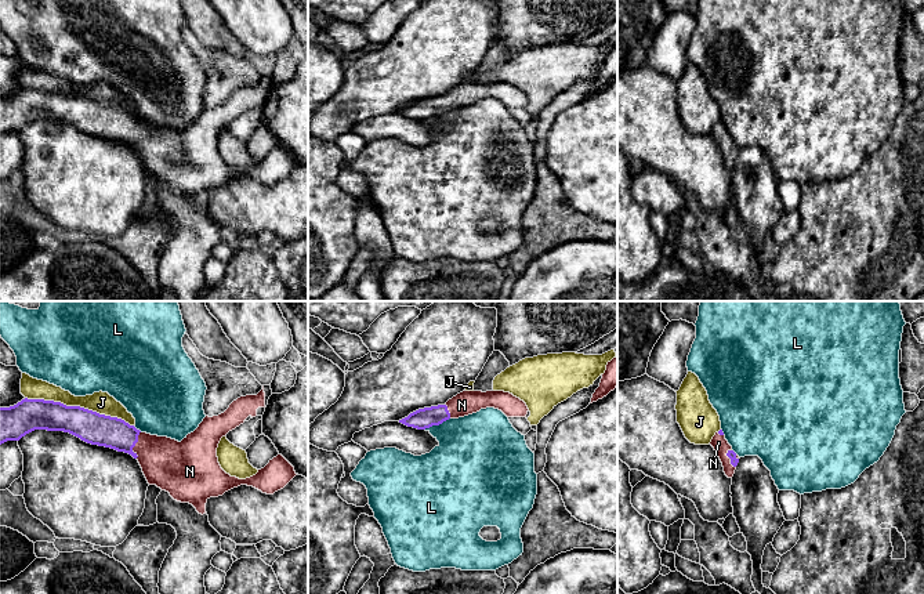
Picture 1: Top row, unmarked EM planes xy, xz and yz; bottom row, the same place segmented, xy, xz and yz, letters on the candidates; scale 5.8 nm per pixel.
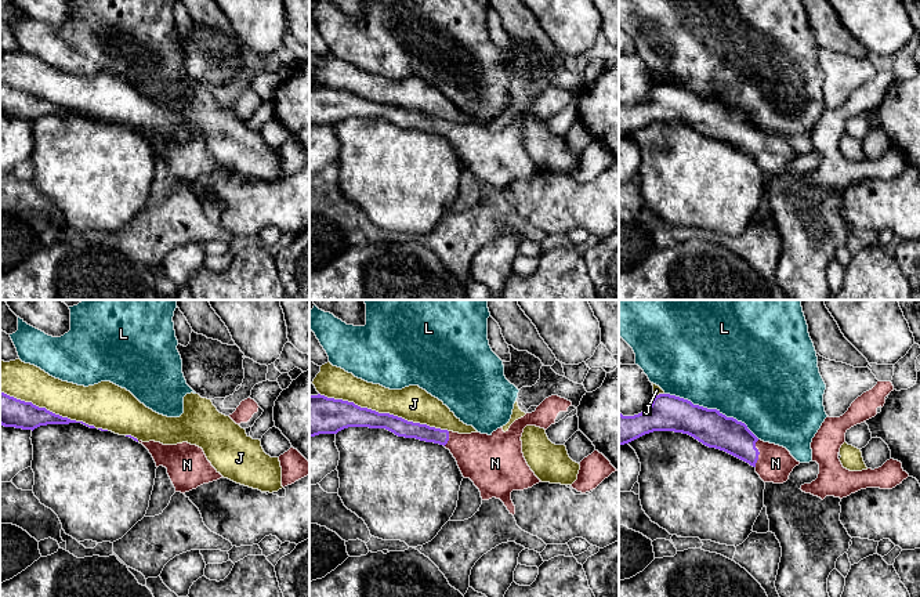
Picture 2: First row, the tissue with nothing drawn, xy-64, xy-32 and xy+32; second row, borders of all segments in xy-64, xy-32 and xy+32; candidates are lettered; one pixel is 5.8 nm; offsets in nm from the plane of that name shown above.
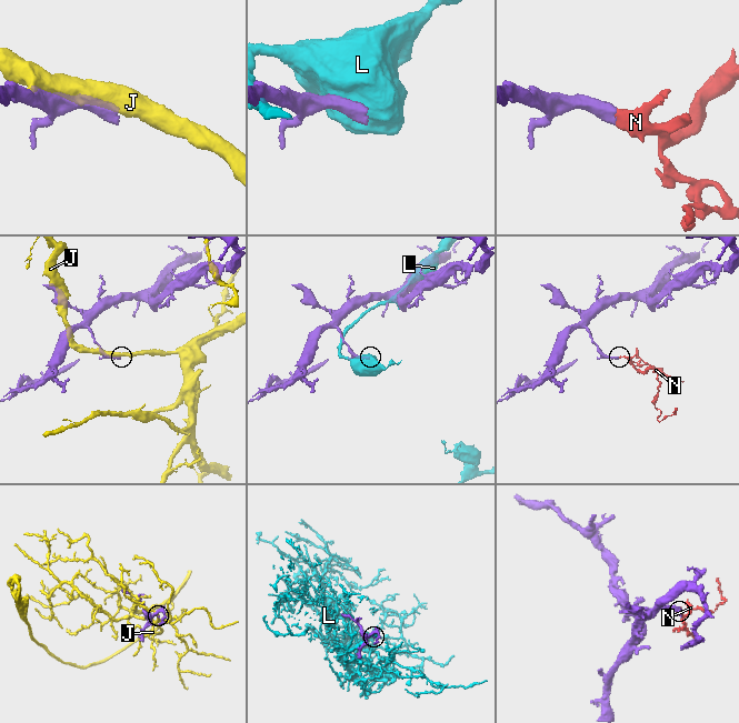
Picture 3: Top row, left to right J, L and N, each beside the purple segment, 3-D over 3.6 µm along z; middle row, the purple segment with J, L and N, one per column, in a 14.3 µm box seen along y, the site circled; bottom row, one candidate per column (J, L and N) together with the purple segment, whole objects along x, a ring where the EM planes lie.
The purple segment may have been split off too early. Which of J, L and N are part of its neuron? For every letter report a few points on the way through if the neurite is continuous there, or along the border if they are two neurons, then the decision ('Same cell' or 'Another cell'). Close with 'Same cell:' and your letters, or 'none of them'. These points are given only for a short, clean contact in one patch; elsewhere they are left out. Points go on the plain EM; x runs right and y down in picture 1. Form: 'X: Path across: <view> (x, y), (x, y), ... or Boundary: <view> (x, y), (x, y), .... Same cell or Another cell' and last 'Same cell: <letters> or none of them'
J: Another cell
L: Another cell
N: Path across: xy (95, 119), (115, 123), (134, 136), (147, 138), (171, 156). Same cell
Same cell: N

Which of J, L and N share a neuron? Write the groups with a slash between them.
J / L / N

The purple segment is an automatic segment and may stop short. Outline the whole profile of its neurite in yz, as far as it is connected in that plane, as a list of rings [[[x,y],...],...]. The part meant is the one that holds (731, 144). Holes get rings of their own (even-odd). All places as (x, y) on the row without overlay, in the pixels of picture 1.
[[[722,120],[715,123],[710,135],[717,142],[717,145],[722,153],[725,166],[728,169],[732,169],[740,148],[732,141],[732,137],[725,130]]]

